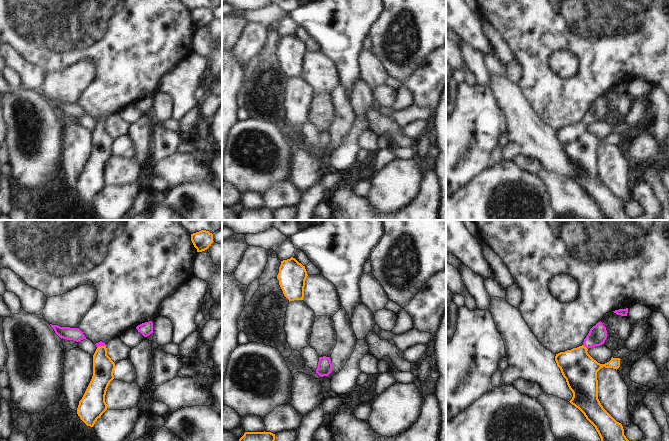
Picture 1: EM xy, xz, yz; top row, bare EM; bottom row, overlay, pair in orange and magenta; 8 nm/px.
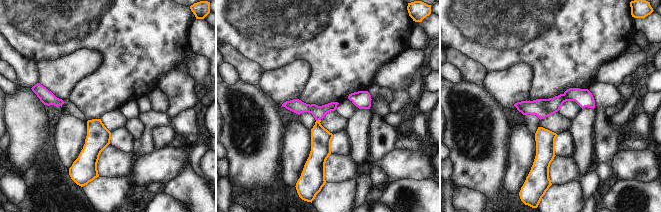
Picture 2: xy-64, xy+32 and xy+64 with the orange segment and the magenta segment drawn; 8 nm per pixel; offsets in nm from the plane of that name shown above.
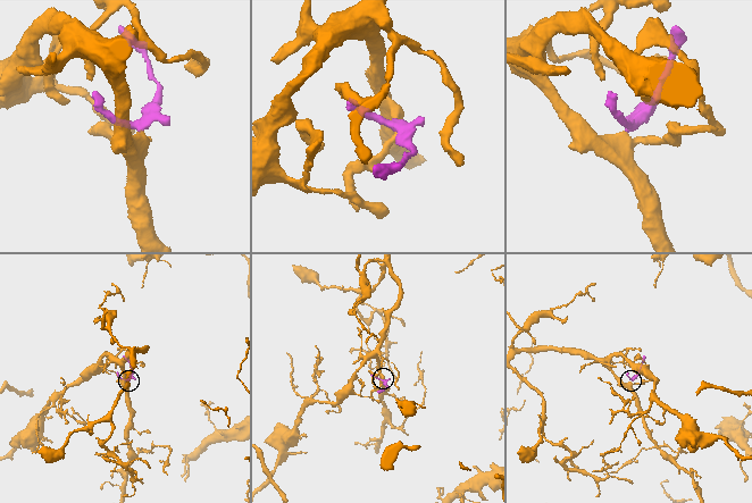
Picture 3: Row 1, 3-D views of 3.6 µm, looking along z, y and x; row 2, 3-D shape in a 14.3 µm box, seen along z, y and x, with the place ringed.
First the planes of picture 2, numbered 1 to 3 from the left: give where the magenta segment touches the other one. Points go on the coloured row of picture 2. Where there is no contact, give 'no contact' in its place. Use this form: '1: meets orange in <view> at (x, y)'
1: no contact
2: meets orange in xy+32 at (318, 120)
3: no contact

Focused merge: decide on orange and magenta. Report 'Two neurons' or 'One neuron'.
One neuron

